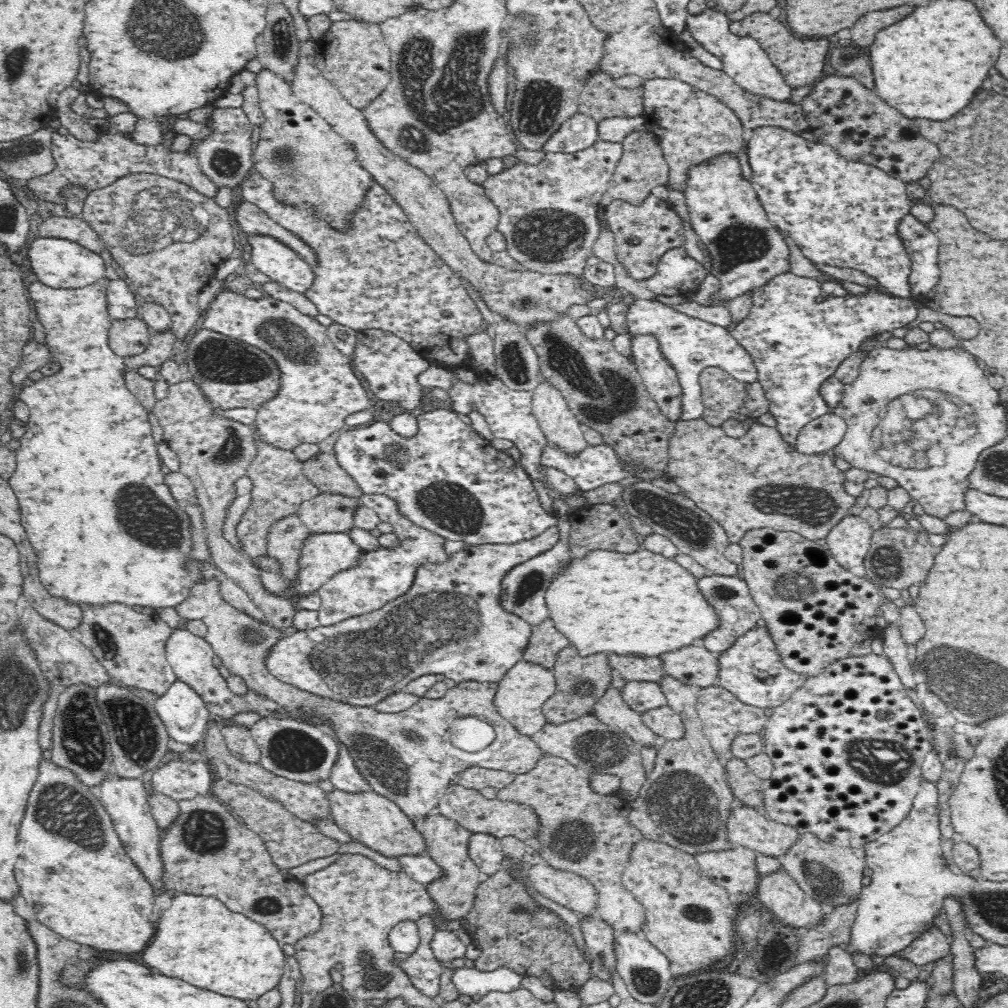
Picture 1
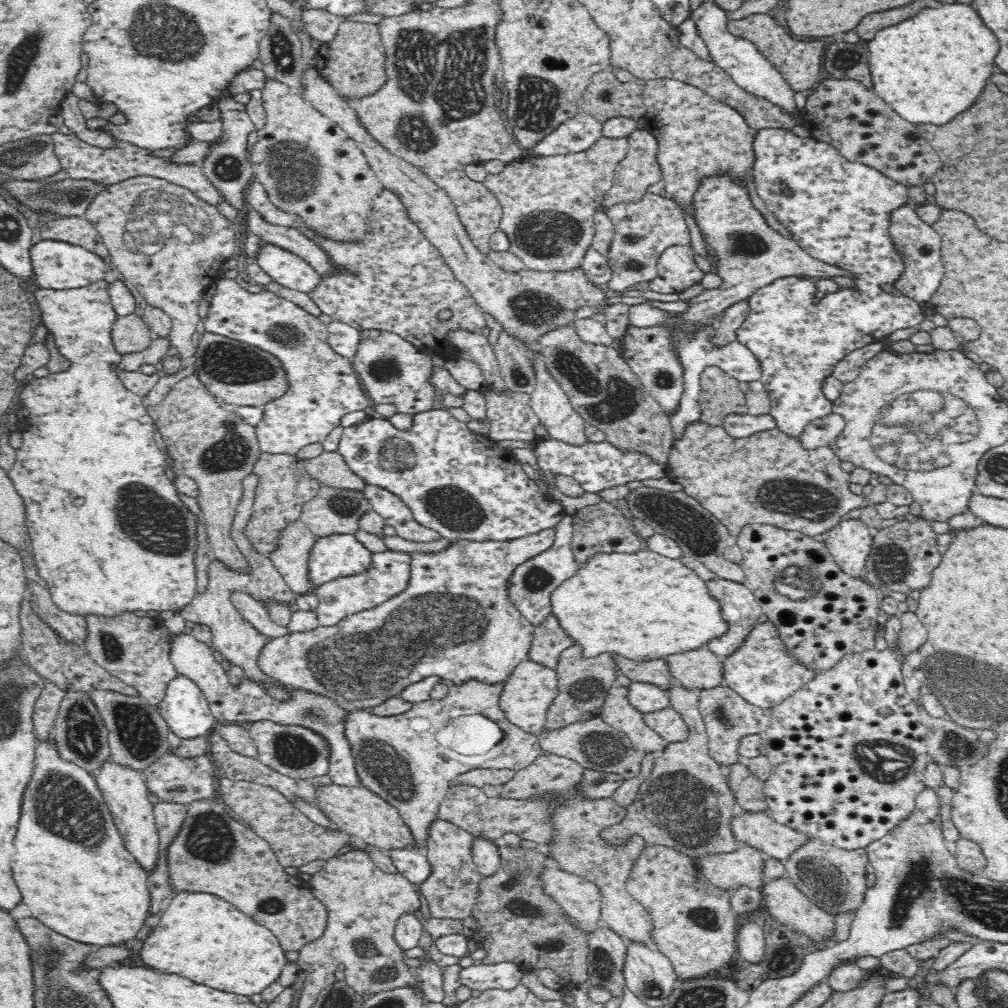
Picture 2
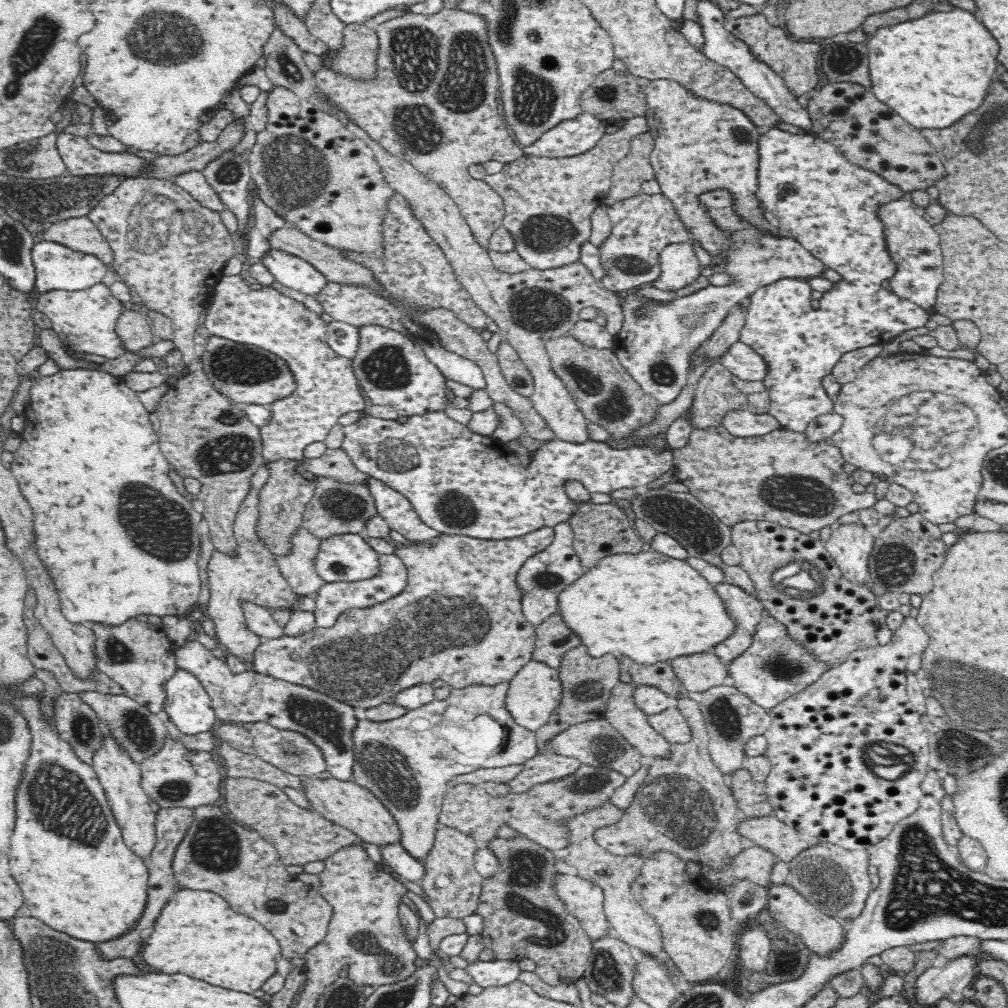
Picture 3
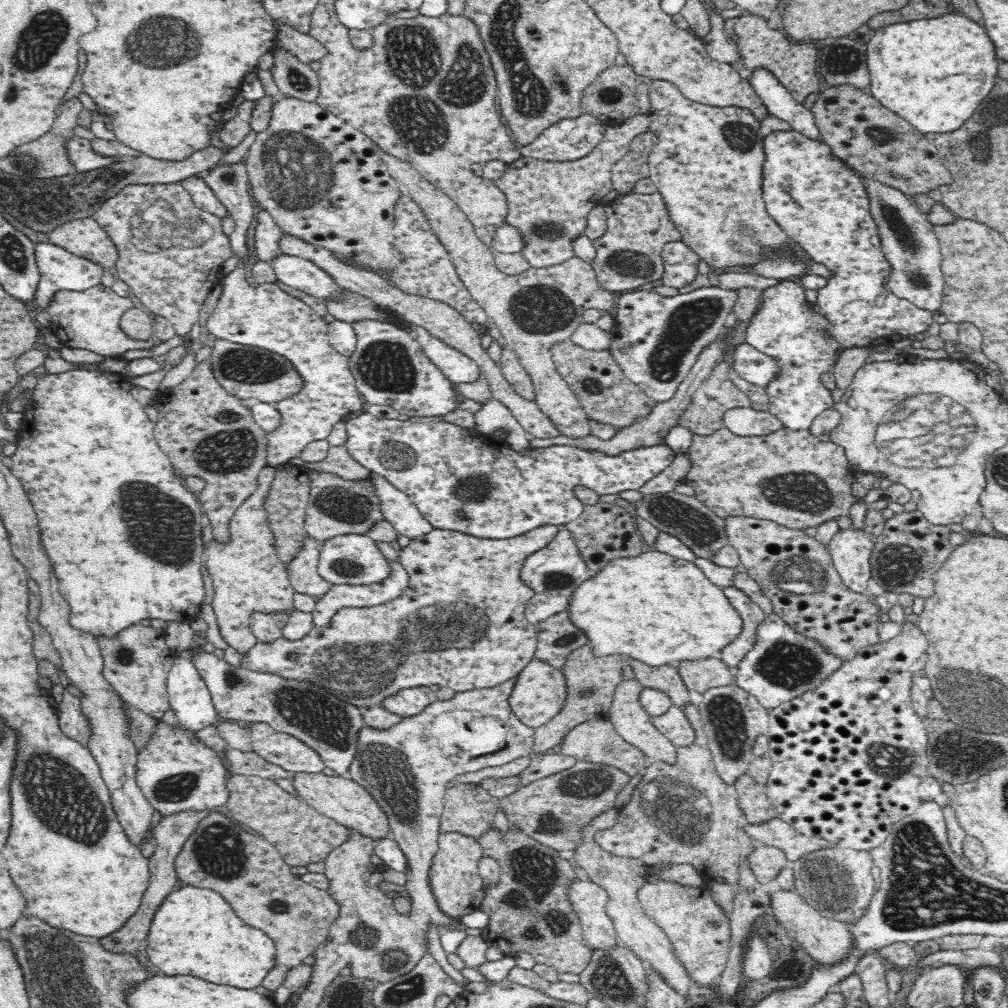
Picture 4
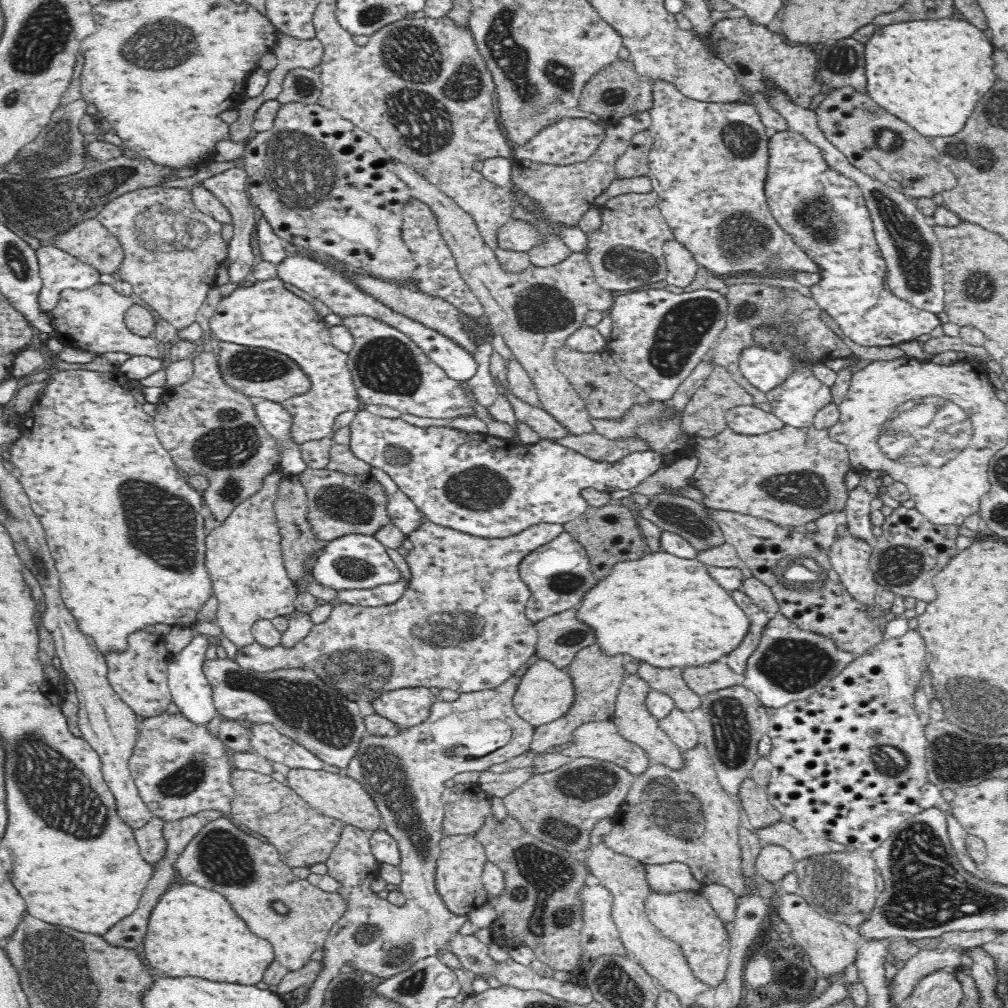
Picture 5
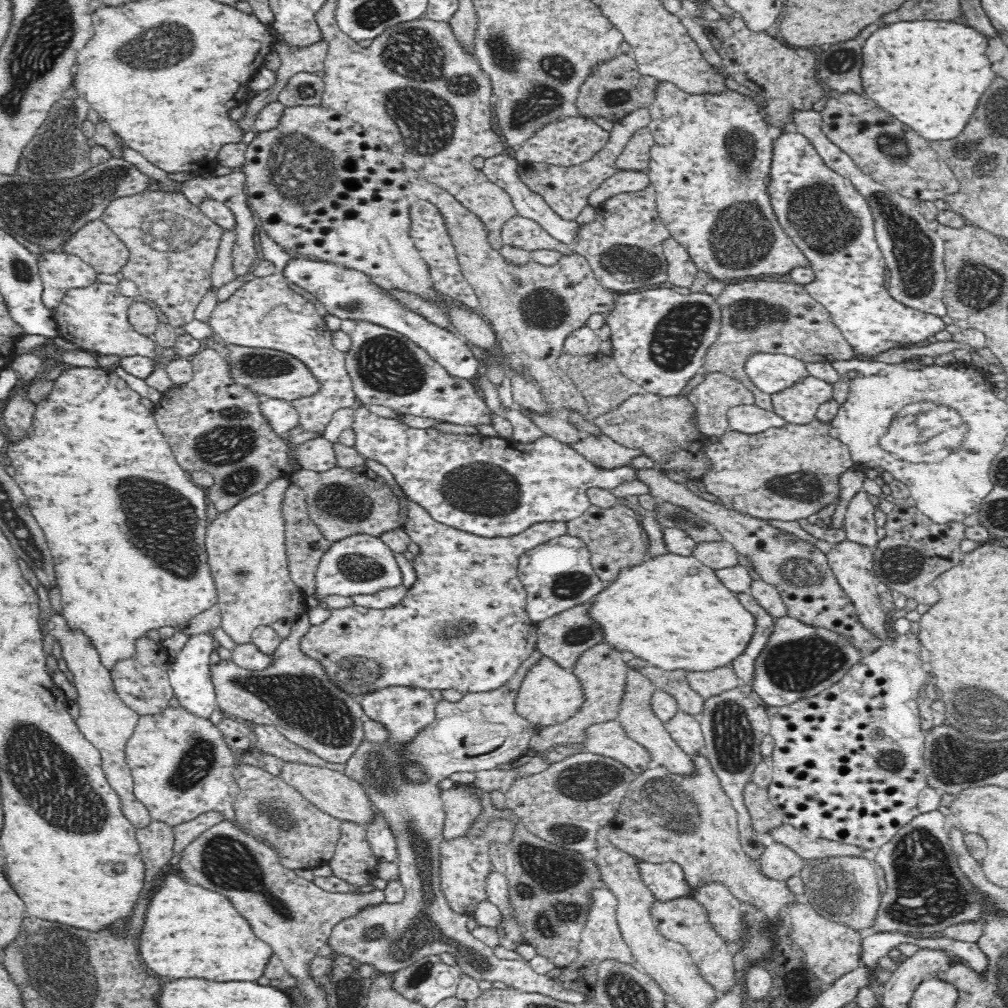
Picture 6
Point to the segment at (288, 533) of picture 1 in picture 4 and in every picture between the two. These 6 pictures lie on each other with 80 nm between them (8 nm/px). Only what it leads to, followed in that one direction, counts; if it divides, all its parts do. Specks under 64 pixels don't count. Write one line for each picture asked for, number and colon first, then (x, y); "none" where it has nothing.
2: (290, 557)
3: (297, 567)
4: (302, 571)

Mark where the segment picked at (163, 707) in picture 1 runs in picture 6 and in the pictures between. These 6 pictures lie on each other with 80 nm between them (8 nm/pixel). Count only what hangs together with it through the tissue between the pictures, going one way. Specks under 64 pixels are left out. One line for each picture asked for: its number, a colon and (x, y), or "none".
2: (184, 707)
3: (188, 706)
4: (189, 699)
5: (190, 691)
6: (189, 672)

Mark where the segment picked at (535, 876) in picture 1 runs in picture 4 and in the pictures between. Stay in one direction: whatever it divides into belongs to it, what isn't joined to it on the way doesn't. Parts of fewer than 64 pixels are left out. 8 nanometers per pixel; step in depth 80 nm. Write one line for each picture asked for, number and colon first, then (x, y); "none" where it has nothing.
2: (580, 898)
3: (583, 898)
4: (588, 899)

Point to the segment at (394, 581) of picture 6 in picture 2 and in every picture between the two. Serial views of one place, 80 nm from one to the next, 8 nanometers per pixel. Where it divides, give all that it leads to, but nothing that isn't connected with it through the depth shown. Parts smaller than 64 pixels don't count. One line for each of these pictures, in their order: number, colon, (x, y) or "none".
2: (332, 556)
3: (345, 557)
4: (353, 559)
5: (354, 561)

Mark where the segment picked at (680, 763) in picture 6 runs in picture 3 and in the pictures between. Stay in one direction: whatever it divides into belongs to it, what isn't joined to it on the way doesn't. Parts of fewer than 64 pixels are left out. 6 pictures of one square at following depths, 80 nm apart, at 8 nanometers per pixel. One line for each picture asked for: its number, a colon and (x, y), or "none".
3: (621, 712)
4: (630, 720)
5: (634, 722)

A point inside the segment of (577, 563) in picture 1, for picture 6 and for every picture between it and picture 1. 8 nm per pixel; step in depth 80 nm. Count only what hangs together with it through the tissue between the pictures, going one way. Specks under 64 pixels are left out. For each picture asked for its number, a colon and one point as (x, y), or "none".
2: (644, 606)
3: (649, 607)
4: (660, 610)
5: (666, 611)
6: (672, 611)

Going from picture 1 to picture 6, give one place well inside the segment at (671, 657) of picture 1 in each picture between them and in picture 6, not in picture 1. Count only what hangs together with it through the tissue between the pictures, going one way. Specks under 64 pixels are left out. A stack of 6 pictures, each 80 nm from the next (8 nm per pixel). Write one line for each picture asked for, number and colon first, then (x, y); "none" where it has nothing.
2: (700, 669)
3: (697, 673)
4: (701, 674)
5: (717, 675)
6: (708, 683)

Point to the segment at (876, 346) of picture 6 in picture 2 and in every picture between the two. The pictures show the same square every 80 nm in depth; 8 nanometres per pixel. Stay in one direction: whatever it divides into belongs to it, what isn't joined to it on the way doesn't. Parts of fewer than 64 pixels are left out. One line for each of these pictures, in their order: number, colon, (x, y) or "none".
2: (839, 212)
3: (829, 205)
4: (822, 203)
5: (825, 213)

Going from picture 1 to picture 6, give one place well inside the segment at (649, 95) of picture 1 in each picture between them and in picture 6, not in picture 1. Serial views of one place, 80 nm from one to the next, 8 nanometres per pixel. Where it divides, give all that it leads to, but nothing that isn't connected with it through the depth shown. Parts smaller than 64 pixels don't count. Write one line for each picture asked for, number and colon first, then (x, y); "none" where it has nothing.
2: (697, 135)
3: (700, 144)
4: (706, 161)
5: (707, 163)
6: (710, 162)

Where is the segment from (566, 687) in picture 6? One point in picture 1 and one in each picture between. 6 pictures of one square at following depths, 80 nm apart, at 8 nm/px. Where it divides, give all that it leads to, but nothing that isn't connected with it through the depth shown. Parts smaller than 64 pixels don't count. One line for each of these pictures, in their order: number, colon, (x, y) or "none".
1: (522, 692)
2: (527, 693)
3: (535, 690)
4: (540, 691)
5: (545, 692)

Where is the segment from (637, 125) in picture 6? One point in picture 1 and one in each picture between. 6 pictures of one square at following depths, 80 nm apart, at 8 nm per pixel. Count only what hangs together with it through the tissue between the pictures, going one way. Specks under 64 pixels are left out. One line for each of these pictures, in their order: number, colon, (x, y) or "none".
1: (547, 212)
2: (548, 204)
3: (548, 202)
4: (548, 201)
5: (553, 195)

